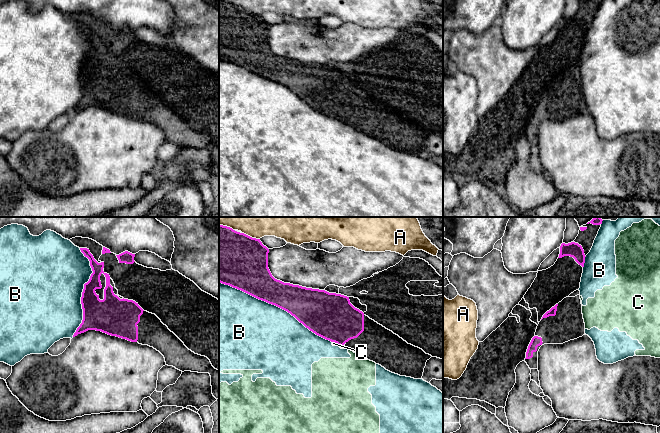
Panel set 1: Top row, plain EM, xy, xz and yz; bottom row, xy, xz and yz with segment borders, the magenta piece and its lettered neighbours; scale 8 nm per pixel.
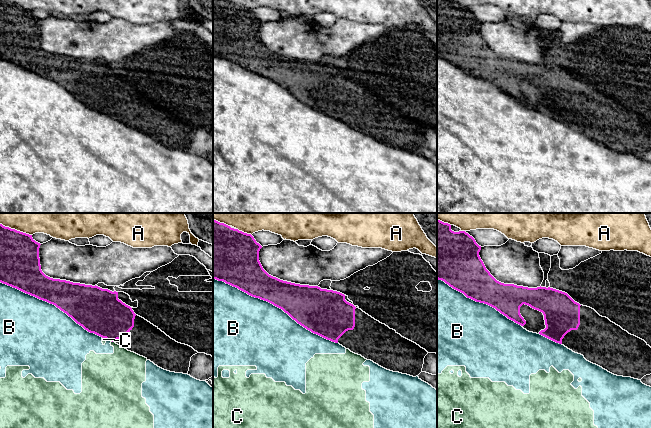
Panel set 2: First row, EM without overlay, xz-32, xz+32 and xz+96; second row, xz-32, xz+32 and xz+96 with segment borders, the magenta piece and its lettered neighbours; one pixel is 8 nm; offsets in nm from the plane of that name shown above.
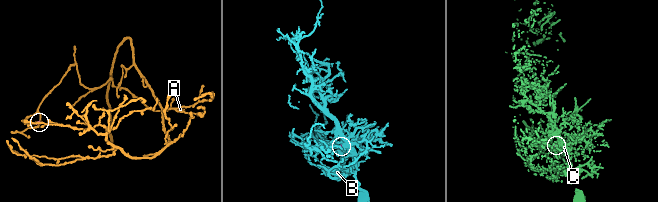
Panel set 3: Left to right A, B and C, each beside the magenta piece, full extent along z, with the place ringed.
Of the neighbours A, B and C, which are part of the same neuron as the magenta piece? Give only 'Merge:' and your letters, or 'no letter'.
Merge: no letter

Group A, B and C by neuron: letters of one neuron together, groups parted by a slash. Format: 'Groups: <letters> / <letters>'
Groups: A / B C

